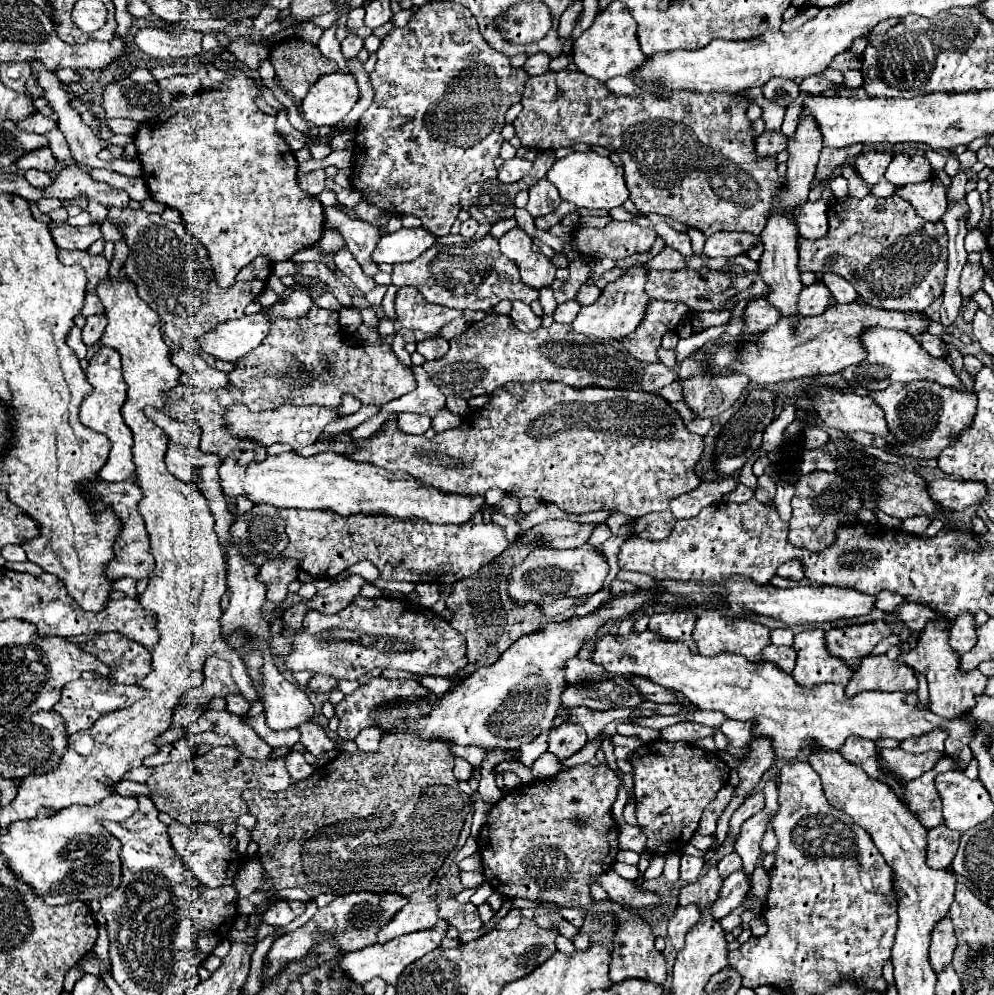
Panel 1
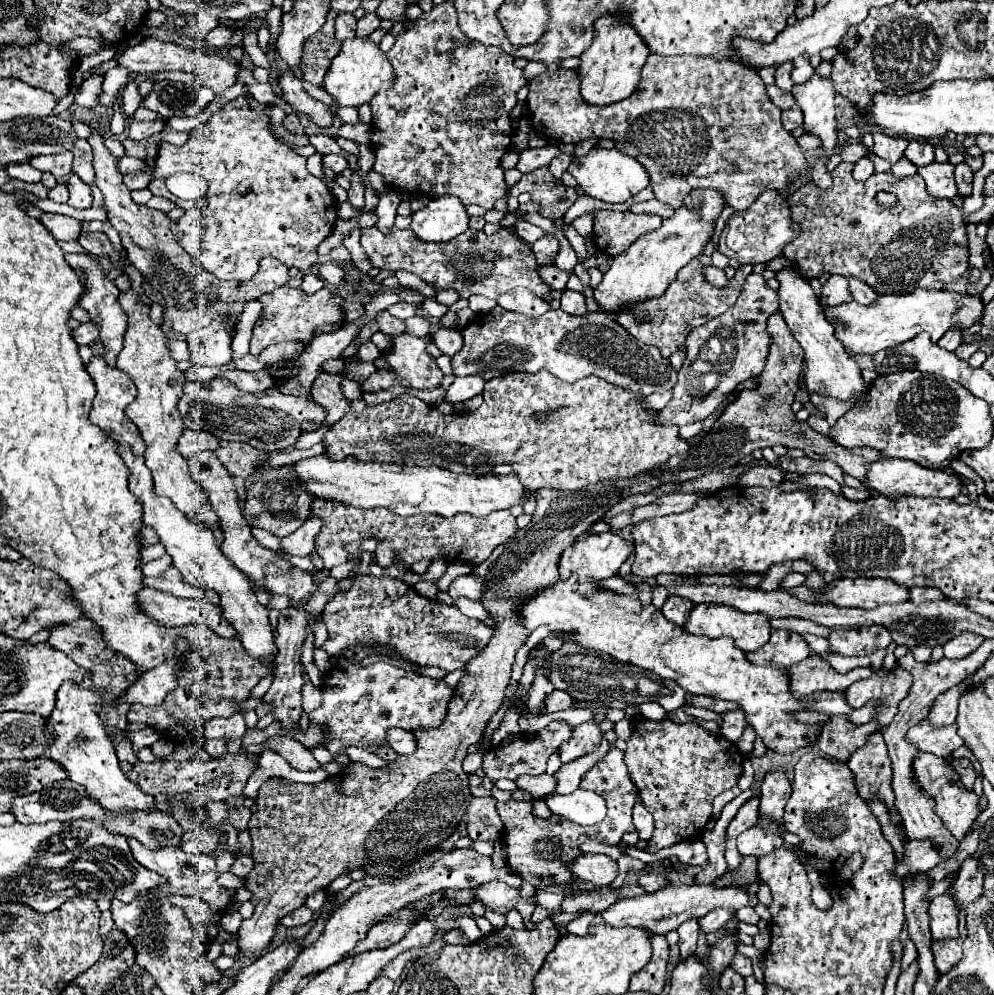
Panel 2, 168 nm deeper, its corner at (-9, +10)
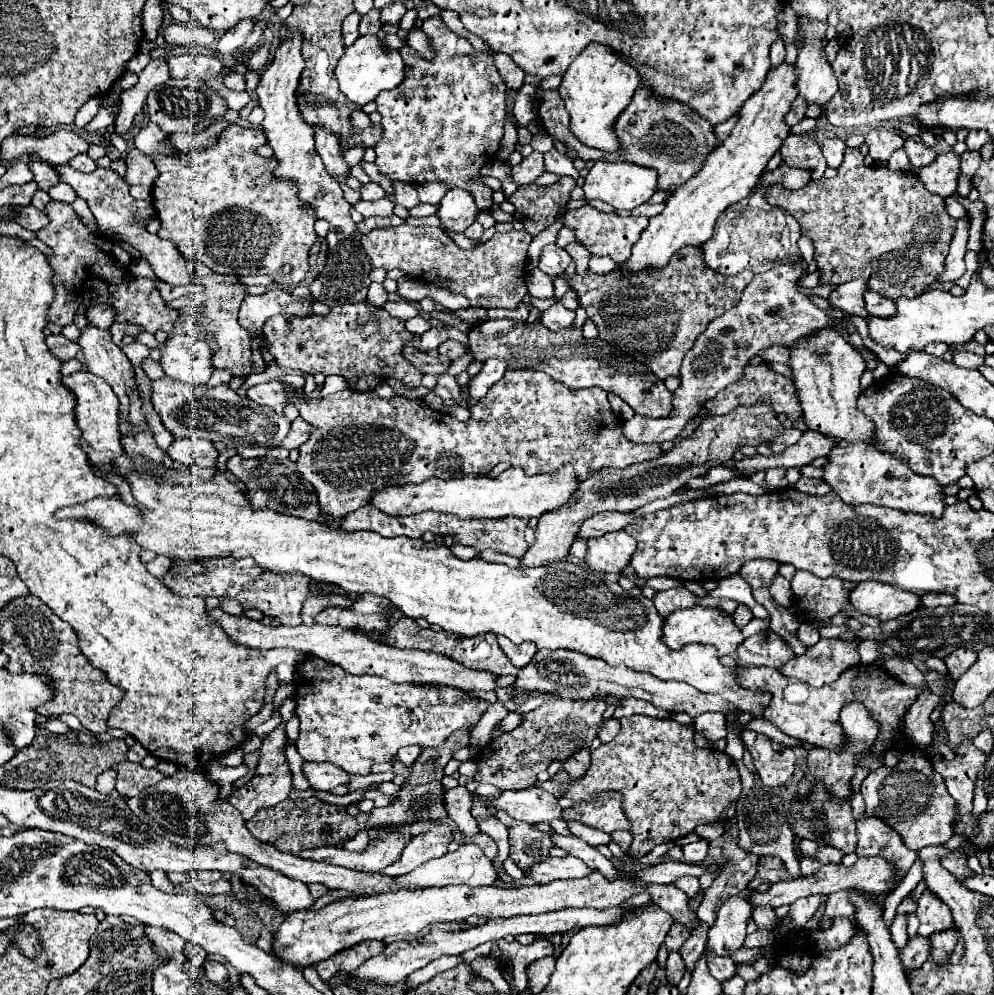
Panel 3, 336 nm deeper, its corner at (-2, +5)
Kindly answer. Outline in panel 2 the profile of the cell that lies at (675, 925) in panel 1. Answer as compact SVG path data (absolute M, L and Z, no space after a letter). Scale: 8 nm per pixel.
M690 919L678 927L678 947L680 947L680 959L686 961L686 957L692 957L696 953L696 943L698 943L698 921Z

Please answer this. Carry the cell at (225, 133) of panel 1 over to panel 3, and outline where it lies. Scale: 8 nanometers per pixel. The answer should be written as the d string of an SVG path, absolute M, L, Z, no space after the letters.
M227 126L219 132L217 142L211 148L199 152L179 150L171 138L167 138L171 154L153 154L151 160L159 170L159 178L153 184L153 206L161 220L159 236L175 242L177 250L187 260L197 260L215 270L217 274L271 274L283 286L299 284L309 270L309 250L317 240L315 210L299 200L299 188L295 182L283 182L275 178L275 158L263 158L255 150L265 144L259 130Z

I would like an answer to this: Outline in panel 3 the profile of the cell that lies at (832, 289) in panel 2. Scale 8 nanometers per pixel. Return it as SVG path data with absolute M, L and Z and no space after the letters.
M851 280L845 284L839 284L831 294L829 294L829 304L853 314L853 316L863 316L865 314L865 302L863 302L863 292L865 292L865 282L863 280Z

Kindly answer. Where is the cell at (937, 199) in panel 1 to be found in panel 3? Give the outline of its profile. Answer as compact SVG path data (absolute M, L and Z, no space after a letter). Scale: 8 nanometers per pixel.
M941 152L929 166L915 170L919 180L941 198L949 198L957 190L957 174L959 174L959 154Z

